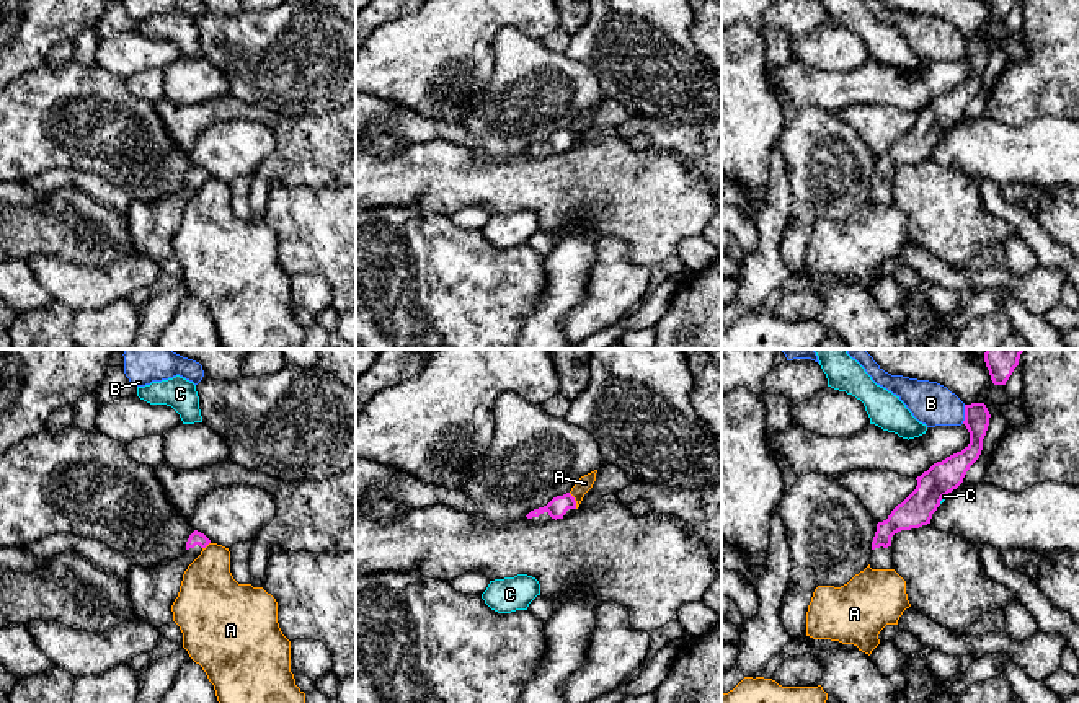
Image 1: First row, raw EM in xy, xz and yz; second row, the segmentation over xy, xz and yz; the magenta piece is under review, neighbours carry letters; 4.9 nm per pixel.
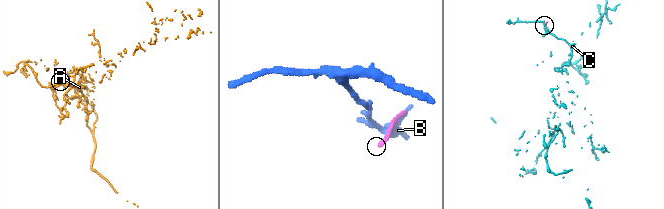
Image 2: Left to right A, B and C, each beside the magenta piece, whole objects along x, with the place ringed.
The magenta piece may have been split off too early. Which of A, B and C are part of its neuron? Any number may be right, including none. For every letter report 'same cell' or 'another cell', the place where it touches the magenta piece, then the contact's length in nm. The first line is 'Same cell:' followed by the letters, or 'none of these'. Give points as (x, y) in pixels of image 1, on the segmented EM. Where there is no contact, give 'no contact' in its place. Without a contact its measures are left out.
Same cell: none of these
A: another cell; meets magenta in xz at (575, 501); contact 90 nm long
B: another cell; meets magenta in yz at (965, 415); contact 100 nm long
C: another cell; meets magenta in yz at (941, 499); contact 60 nm long

